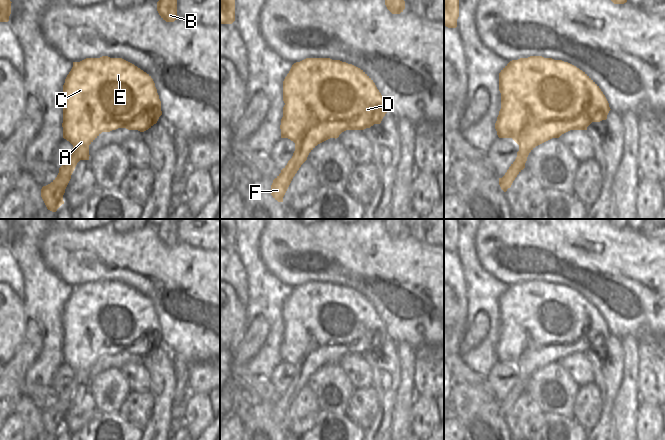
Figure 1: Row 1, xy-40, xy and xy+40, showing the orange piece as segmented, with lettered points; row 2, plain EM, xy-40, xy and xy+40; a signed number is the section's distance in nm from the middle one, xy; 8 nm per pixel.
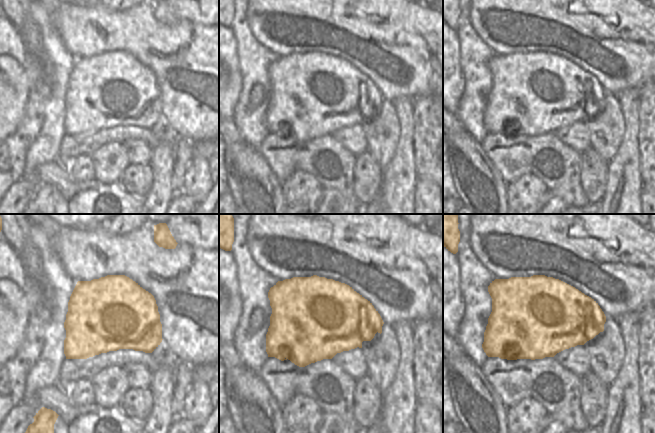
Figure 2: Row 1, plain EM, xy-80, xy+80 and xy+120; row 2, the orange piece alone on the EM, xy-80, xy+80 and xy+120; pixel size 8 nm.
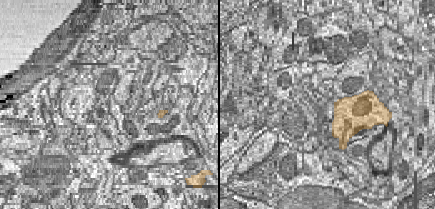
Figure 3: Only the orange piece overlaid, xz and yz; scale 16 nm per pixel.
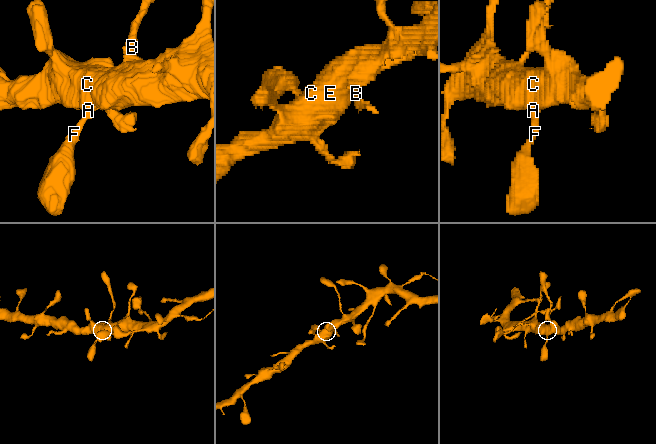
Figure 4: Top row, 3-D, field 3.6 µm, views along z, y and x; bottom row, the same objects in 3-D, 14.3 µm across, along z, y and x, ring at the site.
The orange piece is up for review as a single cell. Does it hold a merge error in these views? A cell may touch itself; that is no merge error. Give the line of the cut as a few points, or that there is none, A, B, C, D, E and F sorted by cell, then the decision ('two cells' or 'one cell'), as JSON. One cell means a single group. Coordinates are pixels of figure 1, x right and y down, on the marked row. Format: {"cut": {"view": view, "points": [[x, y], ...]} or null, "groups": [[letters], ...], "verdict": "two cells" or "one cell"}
{"cut": null, "groups": [["A", "B", "C", "D", "E", "F"]], "verdict": "one cell"}

